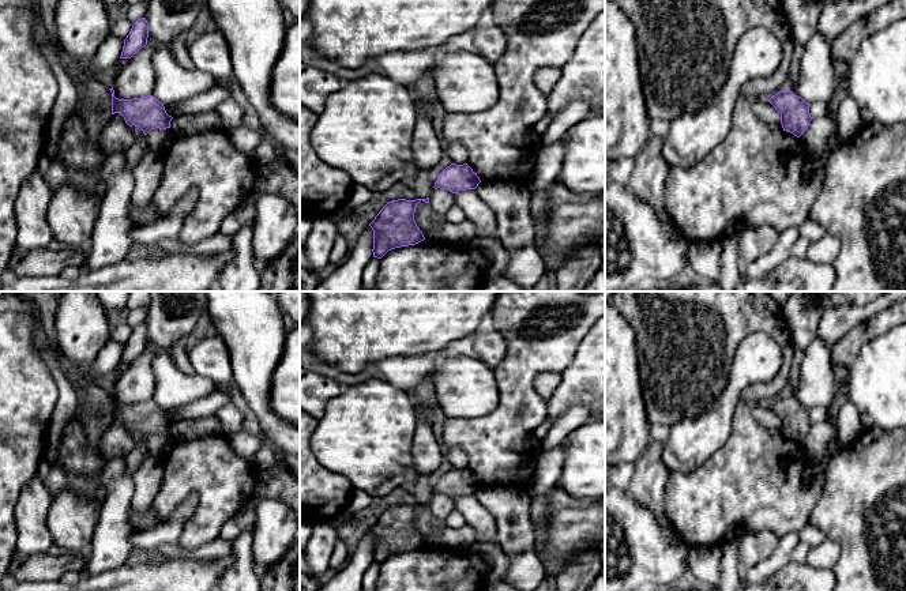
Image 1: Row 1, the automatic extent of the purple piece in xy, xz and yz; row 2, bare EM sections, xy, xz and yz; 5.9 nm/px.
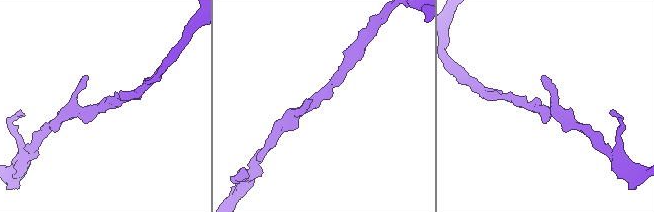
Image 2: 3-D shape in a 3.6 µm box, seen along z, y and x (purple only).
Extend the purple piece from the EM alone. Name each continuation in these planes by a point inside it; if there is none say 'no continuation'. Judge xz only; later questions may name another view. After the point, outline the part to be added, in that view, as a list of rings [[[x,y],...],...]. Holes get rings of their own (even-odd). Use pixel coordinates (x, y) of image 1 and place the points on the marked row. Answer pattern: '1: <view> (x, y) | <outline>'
no continuation

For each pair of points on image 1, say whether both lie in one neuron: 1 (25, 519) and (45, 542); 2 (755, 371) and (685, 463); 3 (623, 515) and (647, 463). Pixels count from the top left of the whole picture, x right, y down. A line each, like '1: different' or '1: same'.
1: same
2: same
3: different

